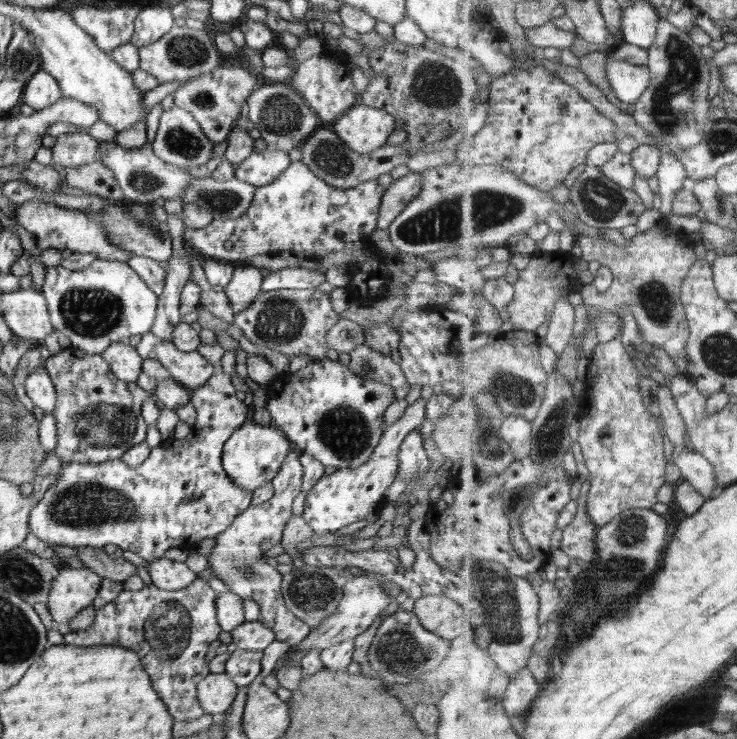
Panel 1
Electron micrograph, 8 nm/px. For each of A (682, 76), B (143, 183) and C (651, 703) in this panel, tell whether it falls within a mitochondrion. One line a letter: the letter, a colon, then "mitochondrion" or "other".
A: mitochondrion
B: mitochondrion
C: other

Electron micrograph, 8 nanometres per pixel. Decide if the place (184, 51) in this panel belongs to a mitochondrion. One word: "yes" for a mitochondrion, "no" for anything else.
yes

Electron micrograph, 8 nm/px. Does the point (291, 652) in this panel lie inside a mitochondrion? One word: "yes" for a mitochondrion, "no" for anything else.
no

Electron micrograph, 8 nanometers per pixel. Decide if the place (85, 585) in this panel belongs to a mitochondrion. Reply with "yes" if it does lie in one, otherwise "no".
no

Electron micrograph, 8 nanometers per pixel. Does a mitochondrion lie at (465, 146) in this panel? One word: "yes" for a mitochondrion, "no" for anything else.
no

